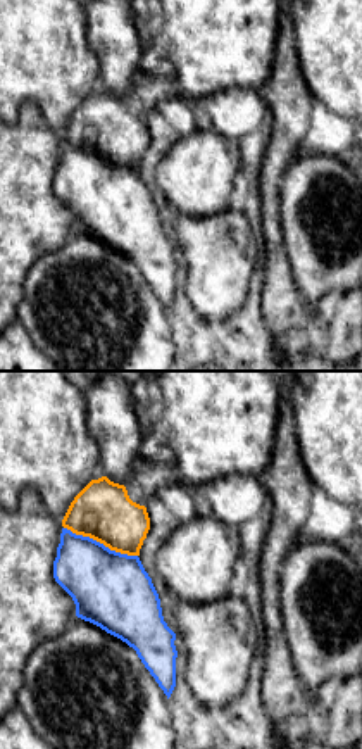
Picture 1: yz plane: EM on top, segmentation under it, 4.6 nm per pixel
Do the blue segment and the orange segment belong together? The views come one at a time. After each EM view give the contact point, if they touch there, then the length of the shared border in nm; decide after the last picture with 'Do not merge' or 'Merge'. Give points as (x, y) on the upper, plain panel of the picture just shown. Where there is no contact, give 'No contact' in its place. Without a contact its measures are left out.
Touches blue at (99, 156). Shared border 380 nm

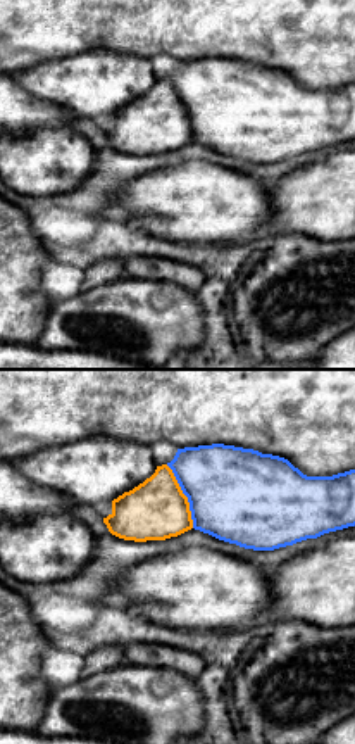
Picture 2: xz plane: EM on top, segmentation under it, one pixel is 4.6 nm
Touches blue at (185, 107). Shared border 320 nm

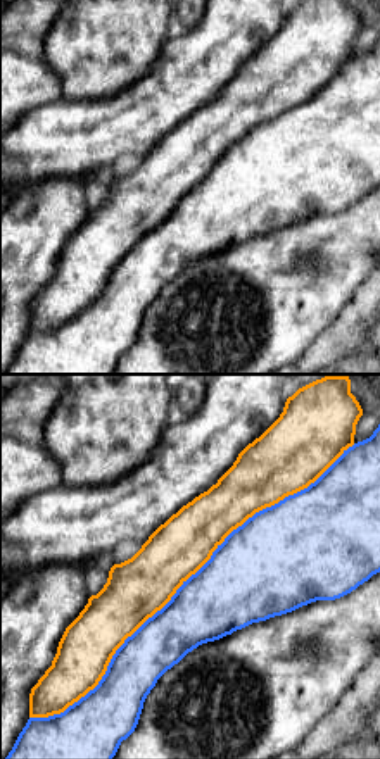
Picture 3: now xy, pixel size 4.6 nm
Touches blue at (185, 195). Shared border 1950 nm

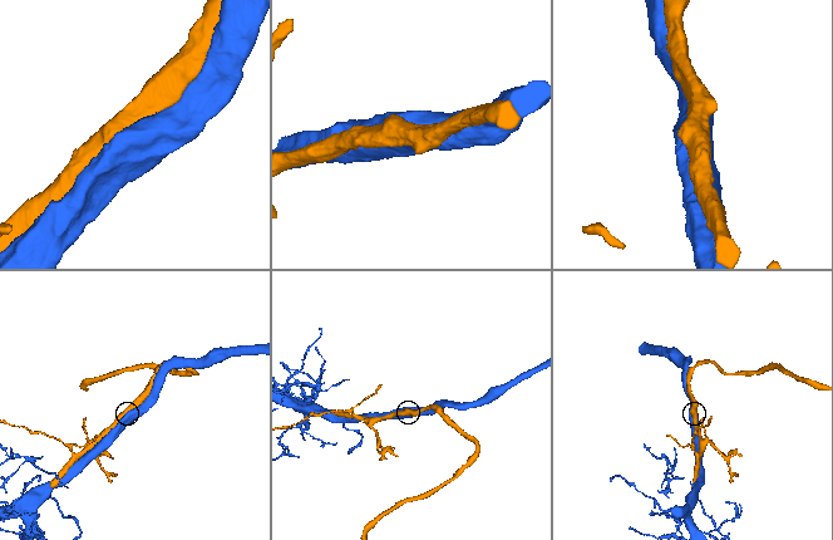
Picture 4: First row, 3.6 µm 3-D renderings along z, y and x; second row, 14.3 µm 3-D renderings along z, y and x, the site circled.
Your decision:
Merge

